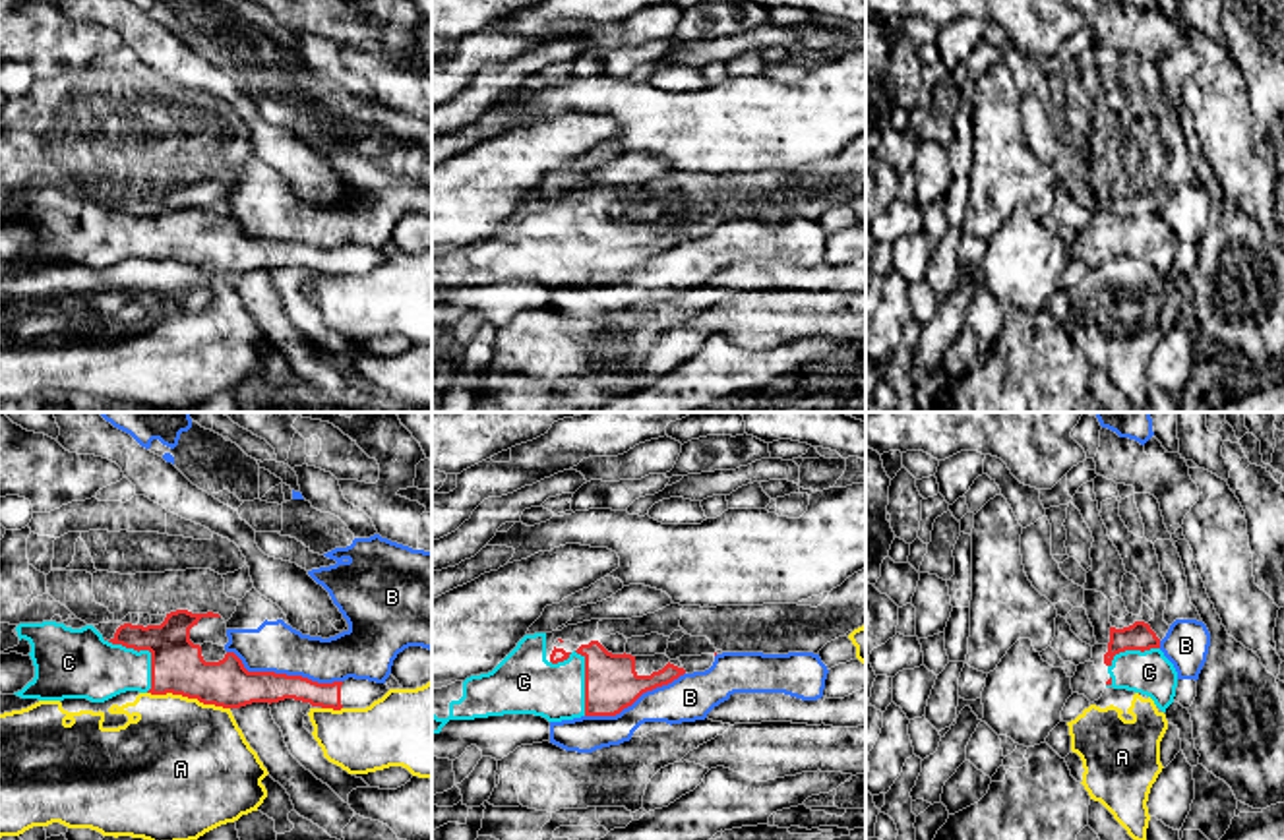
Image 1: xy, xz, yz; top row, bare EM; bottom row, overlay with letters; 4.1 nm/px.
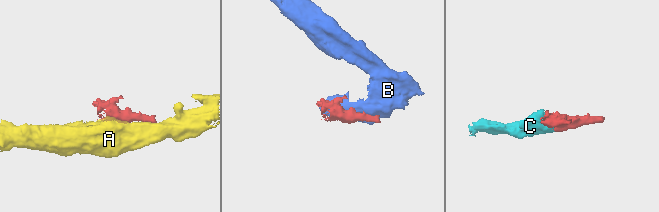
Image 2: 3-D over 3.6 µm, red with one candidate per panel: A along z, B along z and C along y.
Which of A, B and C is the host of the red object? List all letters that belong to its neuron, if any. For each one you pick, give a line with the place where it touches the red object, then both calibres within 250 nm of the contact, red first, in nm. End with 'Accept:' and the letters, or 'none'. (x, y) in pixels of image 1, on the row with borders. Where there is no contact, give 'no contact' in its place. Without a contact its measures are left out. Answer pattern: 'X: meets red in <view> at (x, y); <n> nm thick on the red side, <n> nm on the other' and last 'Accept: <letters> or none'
C: meets red in xz at (585, 682); 220 nm thick on the red side, 260 nm on the other
Accept: C

